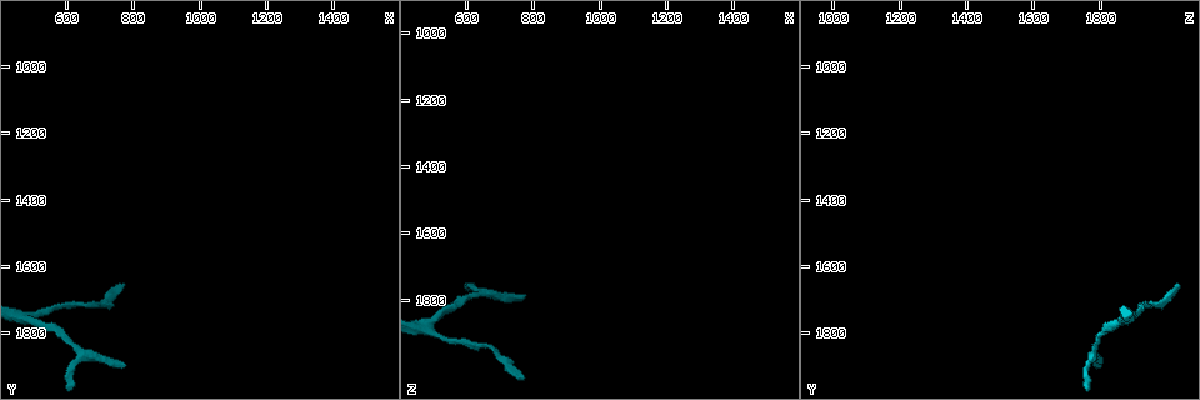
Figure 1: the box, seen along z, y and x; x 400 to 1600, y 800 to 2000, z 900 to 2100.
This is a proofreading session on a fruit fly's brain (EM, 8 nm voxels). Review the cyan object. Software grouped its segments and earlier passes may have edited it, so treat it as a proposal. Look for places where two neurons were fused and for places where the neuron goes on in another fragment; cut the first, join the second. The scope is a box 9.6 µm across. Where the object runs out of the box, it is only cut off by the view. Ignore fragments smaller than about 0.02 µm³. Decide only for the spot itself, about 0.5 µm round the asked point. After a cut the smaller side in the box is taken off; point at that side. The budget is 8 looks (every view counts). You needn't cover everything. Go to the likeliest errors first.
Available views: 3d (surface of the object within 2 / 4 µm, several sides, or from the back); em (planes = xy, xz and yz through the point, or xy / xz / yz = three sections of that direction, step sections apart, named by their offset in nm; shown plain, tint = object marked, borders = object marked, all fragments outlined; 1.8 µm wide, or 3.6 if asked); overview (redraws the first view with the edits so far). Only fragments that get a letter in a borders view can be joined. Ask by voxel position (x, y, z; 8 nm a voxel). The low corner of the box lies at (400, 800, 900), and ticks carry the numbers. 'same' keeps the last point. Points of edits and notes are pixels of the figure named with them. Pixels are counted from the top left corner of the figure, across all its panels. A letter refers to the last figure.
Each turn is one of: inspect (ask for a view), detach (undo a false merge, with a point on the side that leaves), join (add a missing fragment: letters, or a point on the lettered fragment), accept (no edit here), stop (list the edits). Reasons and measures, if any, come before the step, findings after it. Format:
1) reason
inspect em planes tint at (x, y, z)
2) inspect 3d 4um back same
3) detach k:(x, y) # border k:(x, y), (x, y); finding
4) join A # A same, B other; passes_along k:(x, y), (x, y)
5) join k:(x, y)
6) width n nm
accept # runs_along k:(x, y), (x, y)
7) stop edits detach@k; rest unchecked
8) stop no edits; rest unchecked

branch stops here
inspect em planes borders at (780, 1900, 1790)

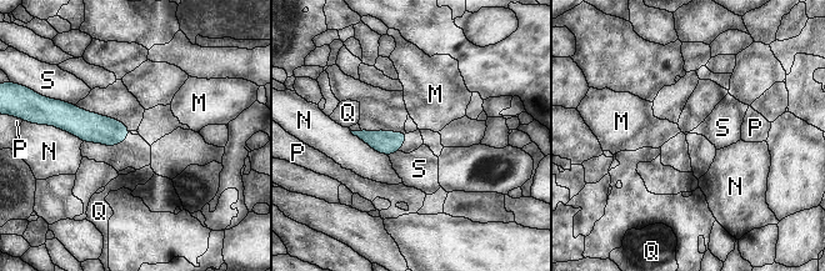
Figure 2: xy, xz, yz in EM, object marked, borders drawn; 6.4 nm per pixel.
accept # M other, N other, P other, Q other, S other; border 2:(54, 99), (74, 105); no lettered fragment goes on from it

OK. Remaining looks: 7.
inspect 3d 4um at (480, 1760, 1880)

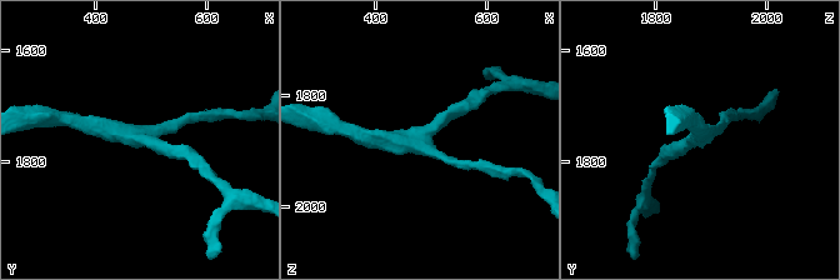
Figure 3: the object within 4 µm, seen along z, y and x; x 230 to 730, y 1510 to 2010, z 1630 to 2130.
arms 3
inspect em planes plain at (485, 1760, 1880)

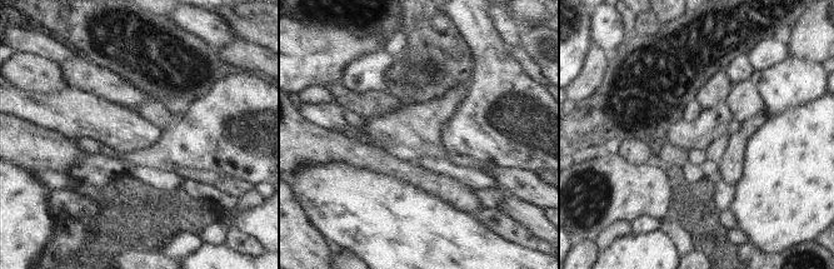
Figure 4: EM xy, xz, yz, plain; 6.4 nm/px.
what lies round it
inspect em planes borders same

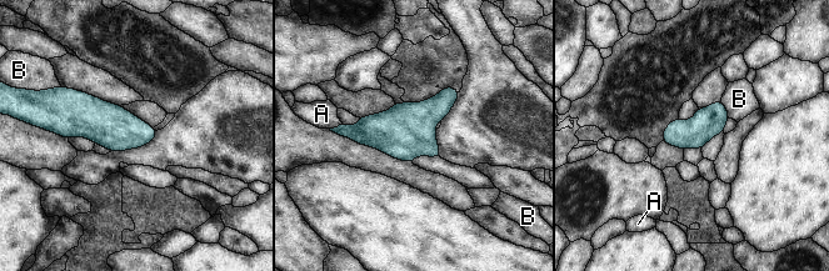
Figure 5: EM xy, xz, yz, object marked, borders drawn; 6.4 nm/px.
accept # A other, B other; border 5:(720, 101), (729, 118); continuous, no second neuron

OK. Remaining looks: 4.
tapers out
inspect 3d 4um at (780, 1660, 2040)

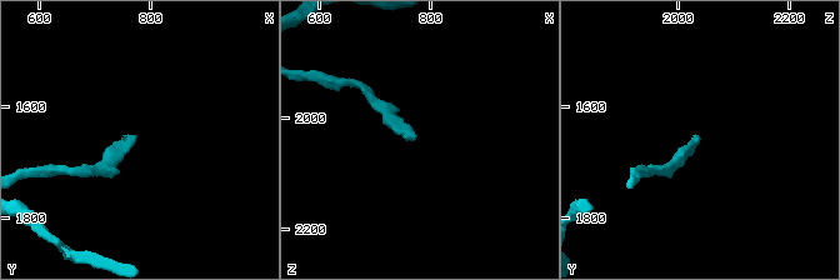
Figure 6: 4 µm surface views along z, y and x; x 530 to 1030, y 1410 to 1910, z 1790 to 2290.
inspect em xy step 4 tint at (770, 1655, 2035)

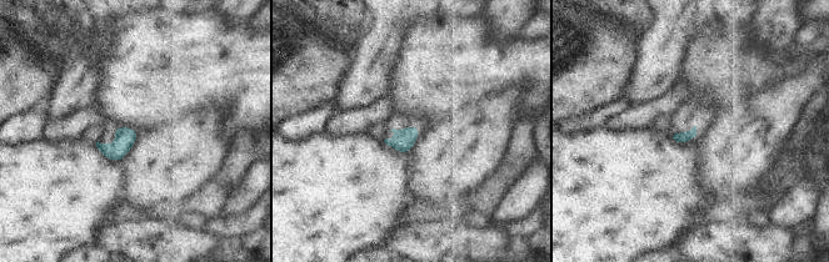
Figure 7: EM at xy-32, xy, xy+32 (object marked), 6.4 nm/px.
see the neighbours
inspect em xy step 4 borders same

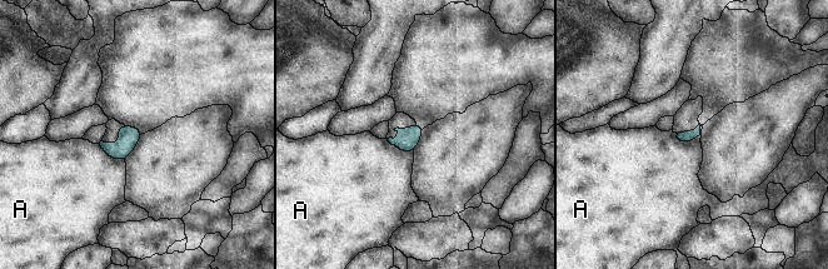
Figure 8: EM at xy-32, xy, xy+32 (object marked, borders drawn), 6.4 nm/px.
accept # A other; border 8:(701, 126), (688, 142), (673, 137); none of them fits

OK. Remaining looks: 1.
stop no edits; rest unchecked

